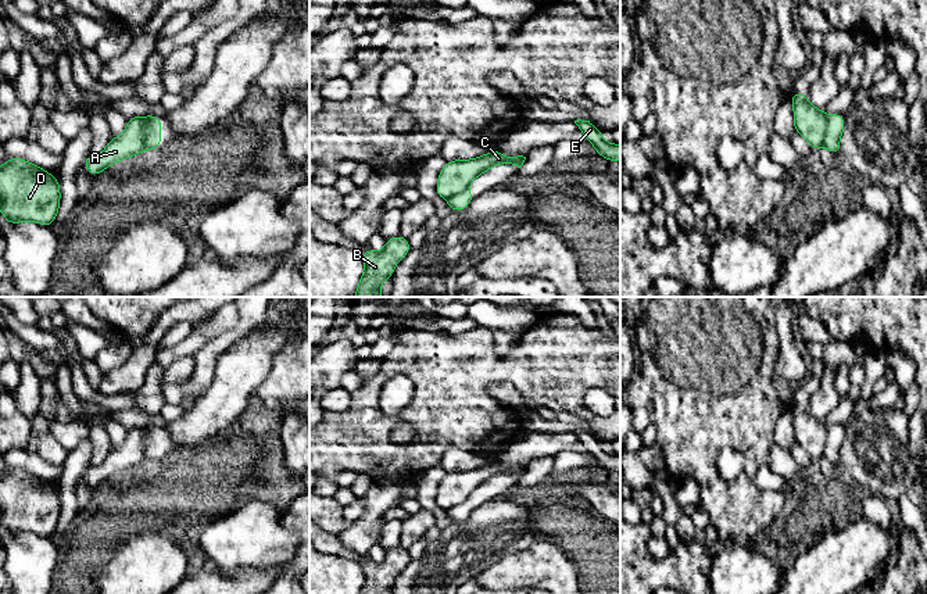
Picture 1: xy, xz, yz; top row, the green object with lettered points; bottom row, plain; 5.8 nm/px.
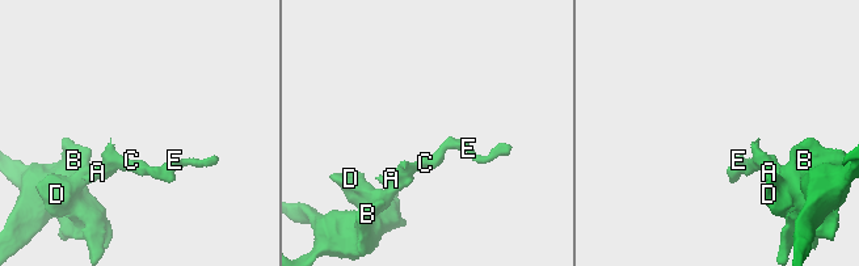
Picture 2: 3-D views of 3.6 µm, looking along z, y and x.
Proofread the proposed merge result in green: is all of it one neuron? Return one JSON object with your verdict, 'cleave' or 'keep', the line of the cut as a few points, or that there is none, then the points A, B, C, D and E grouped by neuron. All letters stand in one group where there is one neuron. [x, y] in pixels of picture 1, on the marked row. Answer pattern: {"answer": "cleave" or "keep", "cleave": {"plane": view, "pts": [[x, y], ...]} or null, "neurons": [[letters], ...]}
{"answer": "cleave", "cleave": {"plane": "xy", "pts": [[150, 115], [143, 149]]}, "neurons": [["A", "C", "E"], ["B", "D"]]}

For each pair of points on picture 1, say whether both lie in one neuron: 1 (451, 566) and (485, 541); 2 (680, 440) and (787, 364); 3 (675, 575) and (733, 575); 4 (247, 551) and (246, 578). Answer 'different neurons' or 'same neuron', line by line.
1: same neuron
2: different neurons
3: different neurons
4: different neurons

